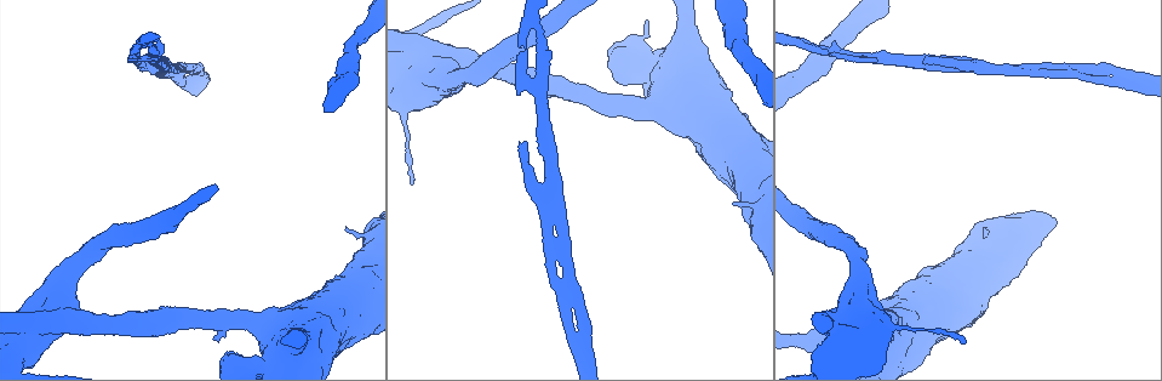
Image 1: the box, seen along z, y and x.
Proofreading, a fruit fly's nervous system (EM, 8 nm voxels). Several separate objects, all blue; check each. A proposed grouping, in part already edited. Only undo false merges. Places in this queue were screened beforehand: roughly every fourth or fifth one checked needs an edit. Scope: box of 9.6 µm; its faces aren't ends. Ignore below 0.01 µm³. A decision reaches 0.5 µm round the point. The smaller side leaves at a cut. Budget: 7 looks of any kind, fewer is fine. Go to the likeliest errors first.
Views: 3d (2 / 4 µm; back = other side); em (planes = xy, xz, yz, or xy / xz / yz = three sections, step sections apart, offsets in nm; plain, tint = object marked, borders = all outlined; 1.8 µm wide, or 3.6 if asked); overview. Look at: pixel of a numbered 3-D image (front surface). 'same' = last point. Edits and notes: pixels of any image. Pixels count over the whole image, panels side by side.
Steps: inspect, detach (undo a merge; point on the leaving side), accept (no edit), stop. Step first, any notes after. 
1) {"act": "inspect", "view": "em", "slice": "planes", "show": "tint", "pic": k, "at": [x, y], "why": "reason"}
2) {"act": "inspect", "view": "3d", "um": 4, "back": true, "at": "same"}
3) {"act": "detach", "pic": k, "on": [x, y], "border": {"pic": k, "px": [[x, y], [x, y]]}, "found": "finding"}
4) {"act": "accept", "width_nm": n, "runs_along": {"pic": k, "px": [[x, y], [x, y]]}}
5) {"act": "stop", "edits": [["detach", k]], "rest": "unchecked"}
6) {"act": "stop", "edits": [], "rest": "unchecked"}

{"act": "inspect", "view": "3d", "um": 4, "pic": 1, "at": [546, 205], "why": "two arms at a narrow angle"}

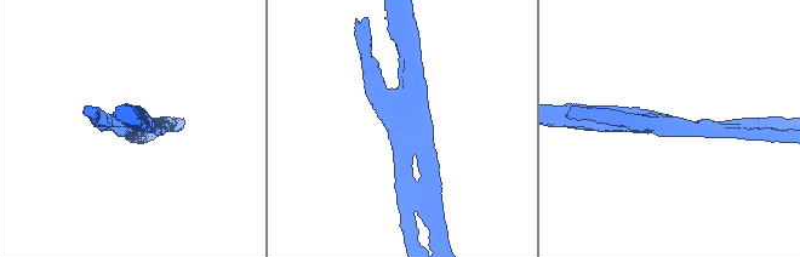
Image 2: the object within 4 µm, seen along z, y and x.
{"act": "inspect", "view": "em", "um": 3.6, "slice": "planes", "show": "plain", "pic": 2, "at": [678, 123], "arms": 4}

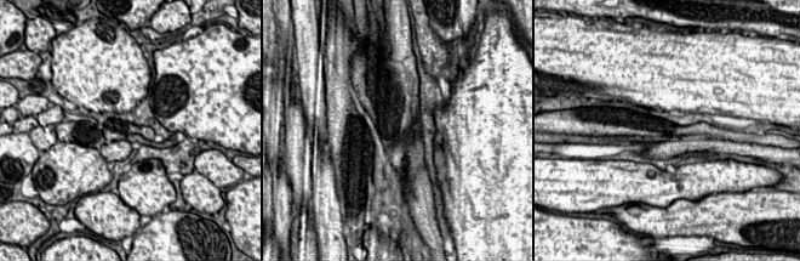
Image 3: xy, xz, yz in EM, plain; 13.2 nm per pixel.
{"act": "inspect", "view": "em", "um": 3.6, "slice": "planes", "show": "tint", "at": "same"}

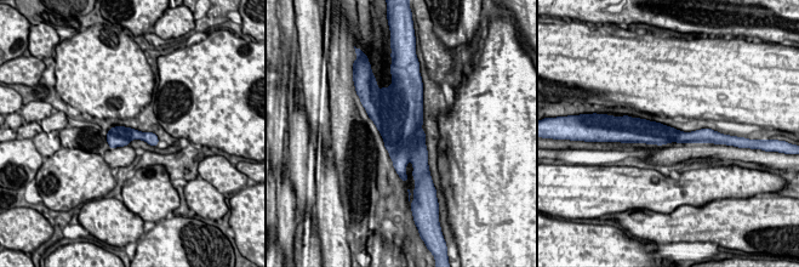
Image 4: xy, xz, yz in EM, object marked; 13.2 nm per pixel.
{"act": "accept", "runs_along": {"pic": 4, "px": [[638, 131], [677, 136], [708, 134]]}, "found": "continuous, no second neuron"}

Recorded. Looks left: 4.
{"act": "inspect", "view": "em", "um": 3.6, "slice": "yz", "step": 8, "show": "tint", "pic": 1, "at": [688, 57], "why": "thick turns thin"}

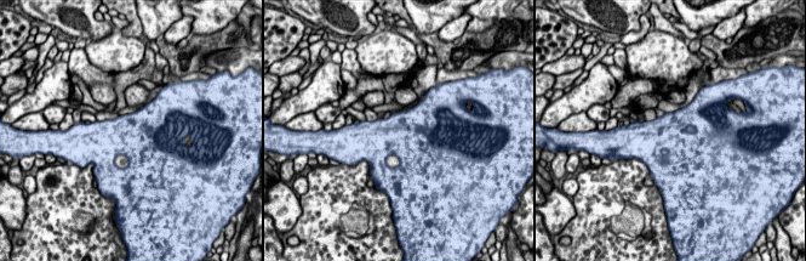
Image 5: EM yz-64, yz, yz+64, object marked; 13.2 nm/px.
{"act": "inspect", "view": "em", "um": 3.6, "slice": "planes", "show": "tint", "at": "same"}

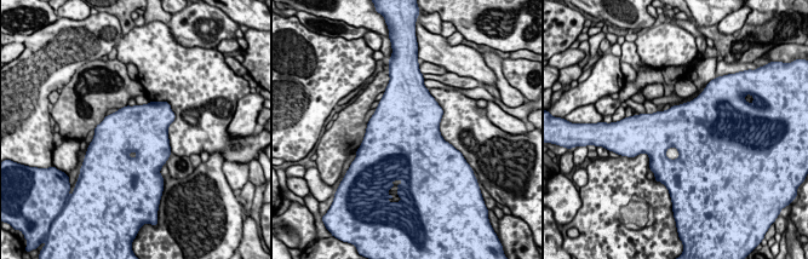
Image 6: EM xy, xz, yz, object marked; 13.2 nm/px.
{"act": "accept", "found": "all the same neuron"}

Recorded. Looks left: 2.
{"act": "inspect", "view": "em", "slice": "planes", "show": "borders", "pic": 1, "at": [542, 89], "why": "two arms at a narrow angle"}

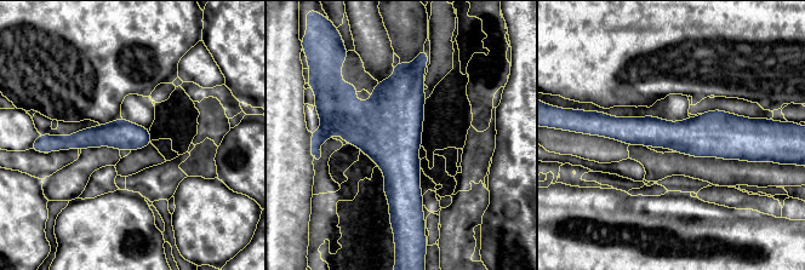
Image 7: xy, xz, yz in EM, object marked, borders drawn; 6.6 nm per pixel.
{"act": "accept", "found": "continuous, no second neuron"}

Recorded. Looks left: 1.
{"act": "stop", "edits": [], "rest": "unchecked"}

